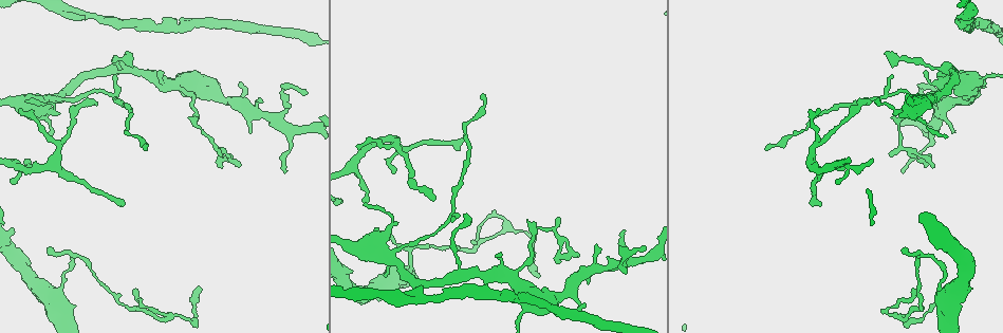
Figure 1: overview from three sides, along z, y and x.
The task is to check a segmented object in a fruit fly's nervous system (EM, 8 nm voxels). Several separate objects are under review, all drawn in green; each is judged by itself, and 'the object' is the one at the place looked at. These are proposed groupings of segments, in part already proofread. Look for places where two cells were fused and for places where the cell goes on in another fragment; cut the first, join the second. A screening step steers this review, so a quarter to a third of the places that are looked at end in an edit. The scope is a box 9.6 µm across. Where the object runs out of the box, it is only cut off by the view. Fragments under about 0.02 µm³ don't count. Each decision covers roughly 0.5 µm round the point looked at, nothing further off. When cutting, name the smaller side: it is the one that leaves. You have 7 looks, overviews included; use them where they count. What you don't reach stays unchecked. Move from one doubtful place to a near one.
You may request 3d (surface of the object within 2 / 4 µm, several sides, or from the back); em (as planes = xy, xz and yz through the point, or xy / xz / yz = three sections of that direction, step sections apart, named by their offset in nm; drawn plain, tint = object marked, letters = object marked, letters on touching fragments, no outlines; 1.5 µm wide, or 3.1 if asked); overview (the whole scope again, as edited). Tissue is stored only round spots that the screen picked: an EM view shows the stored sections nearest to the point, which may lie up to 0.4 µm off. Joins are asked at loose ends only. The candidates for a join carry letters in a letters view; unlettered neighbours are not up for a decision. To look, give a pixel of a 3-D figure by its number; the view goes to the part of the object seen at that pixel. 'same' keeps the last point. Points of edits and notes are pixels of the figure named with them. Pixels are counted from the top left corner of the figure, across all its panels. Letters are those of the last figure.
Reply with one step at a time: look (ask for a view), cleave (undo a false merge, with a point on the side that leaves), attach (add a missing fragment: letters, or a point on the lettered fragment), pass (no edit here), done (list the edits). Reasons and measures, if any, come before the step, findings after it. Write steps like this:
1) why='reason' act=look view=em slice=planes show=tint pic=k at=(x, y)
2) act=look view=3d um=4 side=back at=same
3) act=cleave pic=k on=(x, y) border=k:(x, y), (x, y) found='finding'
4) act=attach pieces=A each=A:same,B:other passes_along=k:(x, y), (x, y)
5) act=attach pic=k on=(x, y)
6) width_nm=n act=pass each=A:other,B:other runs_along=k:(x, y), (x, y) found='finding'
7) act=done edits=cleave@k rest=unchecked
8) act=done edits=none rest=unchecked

why='free end' act=look view=3d um=4 pic=1 at=(500, 254)

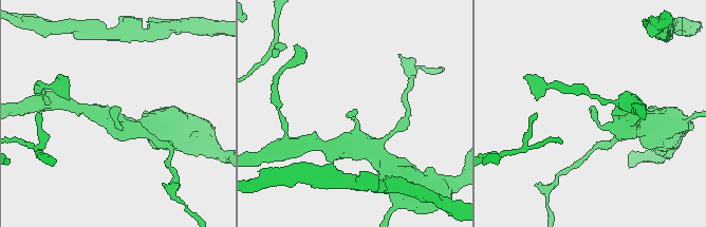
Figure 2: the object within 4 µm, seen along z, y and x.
why='need the tissue' act=look view=em slice=xz step=8 show=tint pic=2 at=(589, 110)

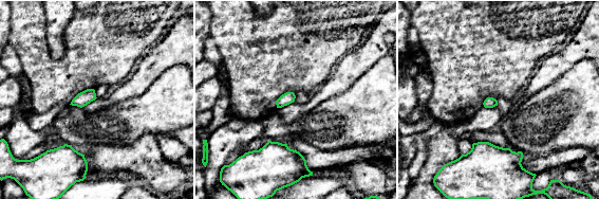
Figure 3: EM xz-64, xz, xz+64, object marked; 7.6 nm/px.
why='another direction' act=look view=em slice=planes show=letters at=same

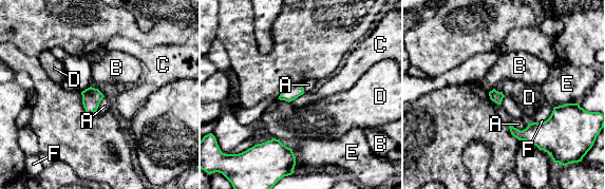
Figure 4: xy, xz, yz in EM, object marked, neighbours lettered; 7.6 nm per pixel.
longest_contact=F:200nm act=pass each=A:other,B:other,C:other,D:other,E:other,F:other found='no lettered fragment goes on from it'

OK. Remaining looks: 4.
why='free end' act=look view=em slice=planes show=letters pic=1 at=(918, 90)

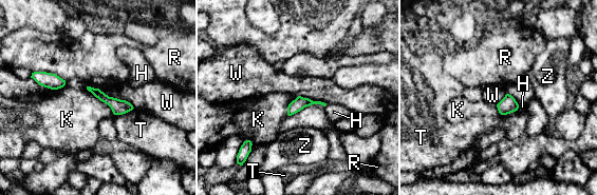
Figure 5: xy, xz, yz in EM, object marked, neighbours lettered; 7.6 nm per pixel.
act=pass each=H:other,K:other,R:other,T:other,W:other,Z:other border=5:(86, 89), (104, 101), (114, 114) found='no lettered fragment goes on from it'

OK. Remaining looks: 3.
why='thick turns thin' act=look view=em slice=xy step=8 show=tint pic=1 at=(940, 290)

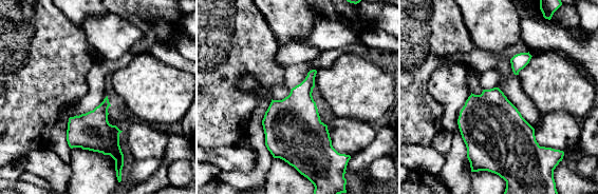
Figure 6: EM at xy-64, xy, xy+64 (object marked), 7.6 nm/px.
why='cut it another way' act=look view=em slice=planes show=letters at=same

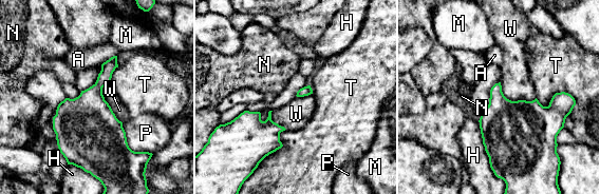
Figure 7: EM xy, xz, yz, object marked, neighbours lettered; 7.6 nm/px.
width_nm=70 act=pass each=A:other,H:other,M:other,N:other,P:other,T:other,W:other border=7:(500, 82), (511, 100), (536, 98) found='one cell here'

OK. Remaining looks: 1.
act=done edits=none rest=unchecked

